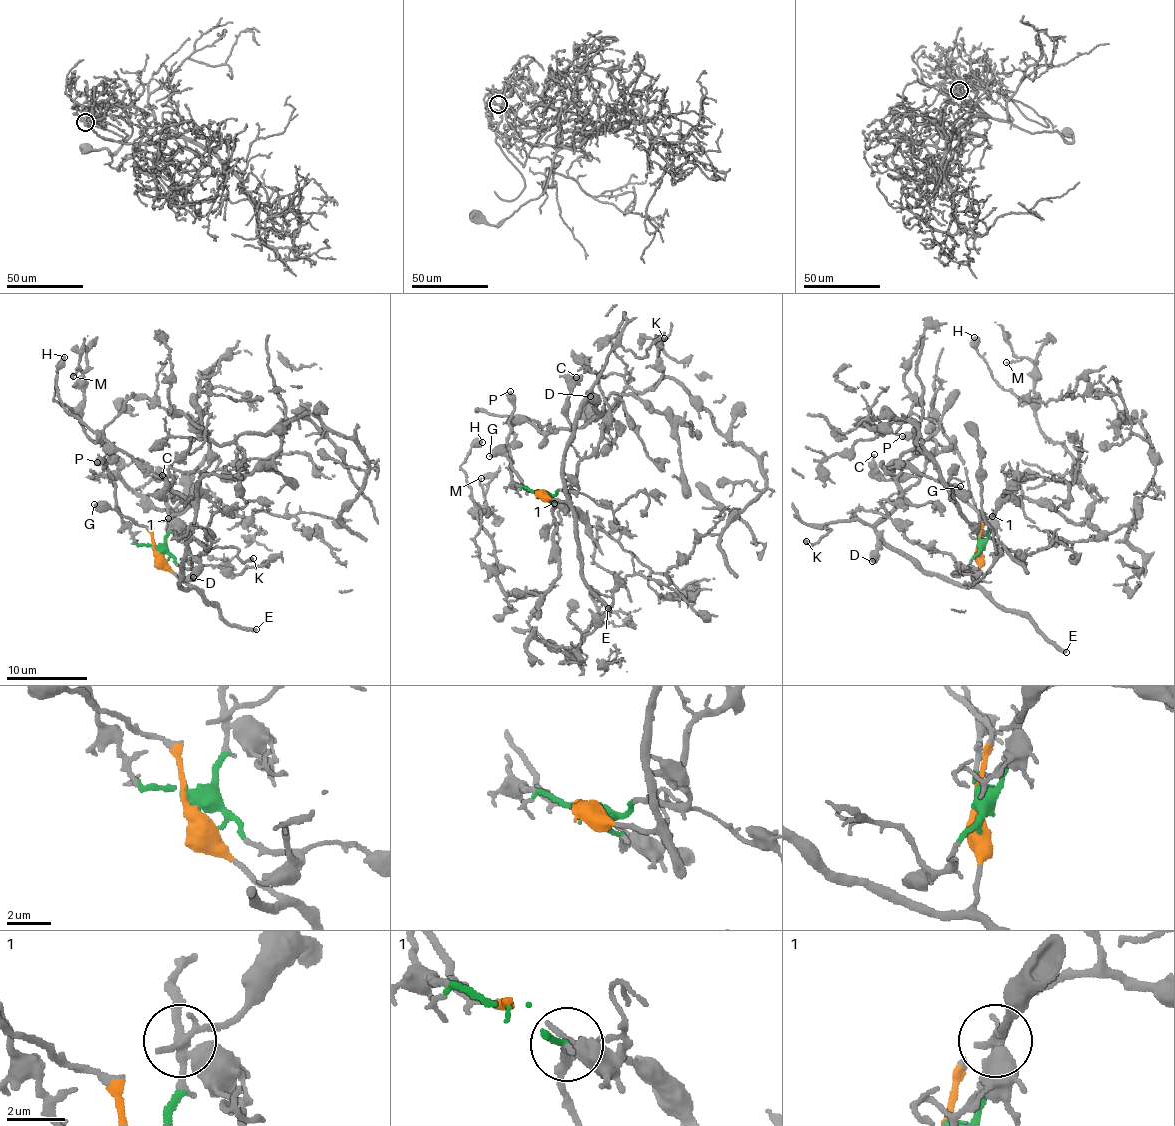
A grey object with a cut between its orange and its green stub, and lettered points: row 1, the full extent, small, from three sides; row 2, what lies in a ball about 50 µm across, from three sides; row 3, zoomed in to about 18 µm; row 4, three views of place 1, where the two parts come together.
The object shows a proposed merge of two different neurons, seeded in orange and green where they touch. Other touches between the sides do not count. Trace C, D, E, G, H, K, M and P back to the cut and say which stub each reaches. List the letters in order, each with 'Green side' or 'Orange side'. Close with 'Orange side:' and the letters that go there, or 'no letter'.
C: Orange side
D: Orange side
E: Orange side
G: Orange side
H: Green side
K: Orange side
M: Green side
P: Green side
Orange side: C, D, E, G, K

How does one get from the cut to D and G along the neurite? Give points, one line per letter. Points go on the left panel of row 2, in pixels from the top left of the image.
D: (158, 552), (190, 587), (185, 589), (178, 586), (182, 574), (179, 565), (189, 555), (199, 565), (192, 578)
G: (158, 552), (152, 536), (140, 525), (109, 507), (93, 504)

